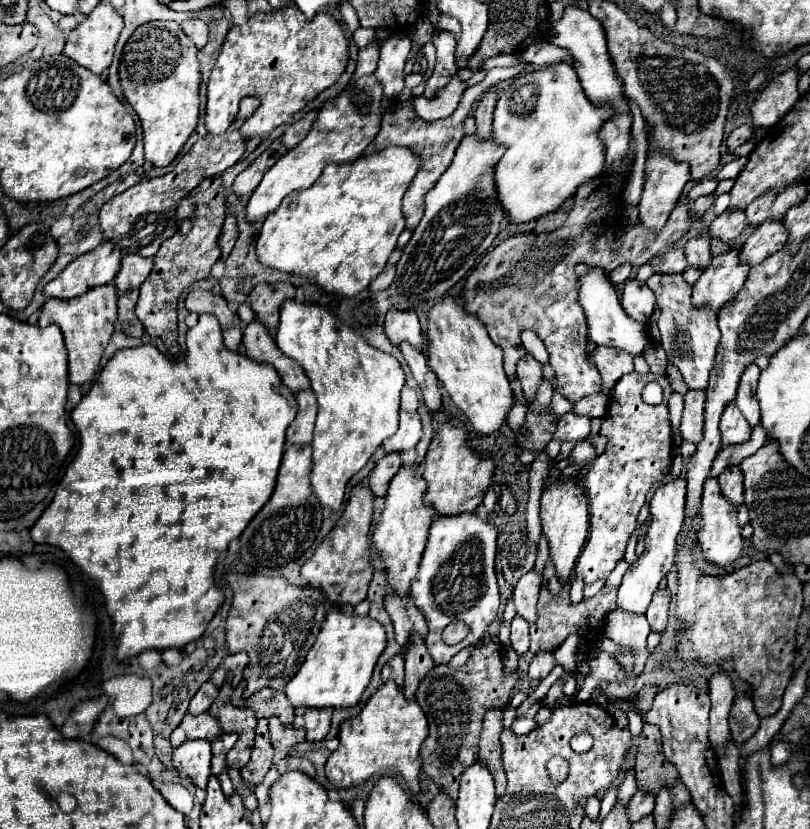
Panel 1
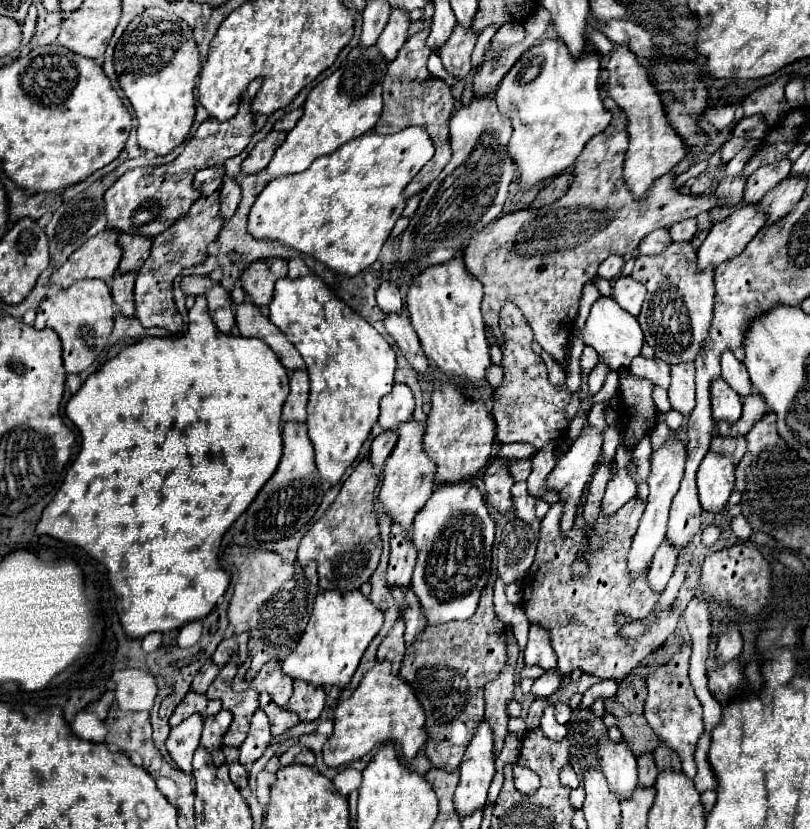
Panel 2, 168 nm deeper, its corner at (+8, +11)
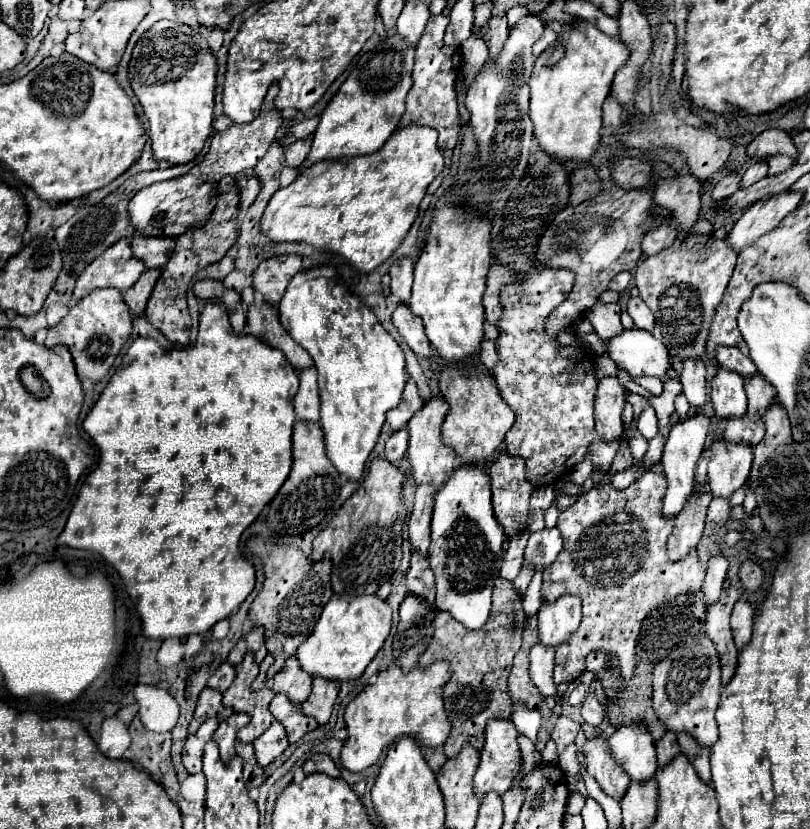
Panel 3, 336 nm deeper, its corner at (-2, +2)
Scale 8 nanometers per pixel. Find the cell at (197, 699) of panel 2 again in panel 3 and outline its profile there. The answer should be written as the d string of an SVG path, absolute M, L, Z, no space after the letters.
M204 688L202 694L200 694L200 700L198 700L198 706L196 706L196 710L194 710L194 718L192 718L190 726L188 726L188 732L194 734L206 718L224 720L224 718L228 718L230 714L232 714L232 710L222 704L222 694L220 694L218 690Z

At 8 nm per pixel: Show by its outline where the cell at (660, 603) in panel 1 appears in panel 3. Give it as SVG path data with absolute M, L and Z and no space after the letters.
M704 486L702 490L704 490L704 494L698 494L700 498L692 496L686 502L680 516L676 516L676 526L668 538L668 556L676 562L680 558L686 558L688 552L694 550L702 538L706 510L712 500L708 486Z

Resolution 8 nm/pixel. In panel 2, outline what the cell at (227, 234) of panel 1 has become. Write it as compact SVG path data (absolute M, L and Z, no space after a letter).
M226 179L222 185L222 193L220 193L220 211L226 221L234 215L238 203L240 203L240 195L242 195L240 185L232 179Z

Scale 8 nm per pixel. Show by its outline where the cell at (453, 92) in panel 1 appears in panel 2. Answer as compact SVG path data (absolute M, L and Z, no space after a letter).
M458 23L450 39L442 45L442 49L438 49L438 55L444 67L456 77L456 81L464 81L472 71L470 55L476 45L476 39L478 39L478 33L472 27L464 27Z

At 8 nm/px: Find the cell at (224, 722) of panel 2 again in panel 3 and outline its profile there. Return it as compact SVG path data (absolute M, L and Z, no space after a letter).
M232 714L230 718L222 720L218 730L214 732L212 740L220 748L220 758L224 764L228 764L234 758L234 742L236 742L236 732L244 728L250 722L248 714Z

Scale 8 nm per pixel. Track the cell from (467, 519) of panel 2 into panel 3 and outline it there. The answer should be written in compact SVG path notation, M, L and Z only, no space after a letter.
M460 466L452 472L448 482L436 494L434 514L432 514L432 542L428 550L428 560L436 578L436 610L450 612L464 628L478 630L484 626L490 614L492 586L500 578L500 568L504 562L504 530L496 522L492 502L490 502L490 478L478 466Z

